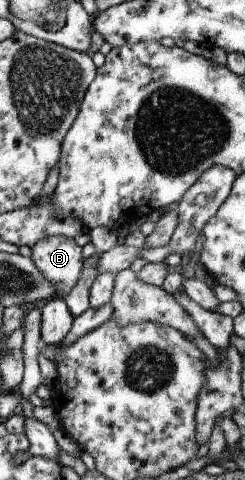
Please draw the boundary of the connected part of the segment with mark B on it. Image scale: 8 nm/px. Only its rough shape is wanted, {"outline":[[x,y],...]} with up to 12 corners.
{"outline":[[43,237],[30,260],[64,297],[82,270],[81,248],[67,237]]}

